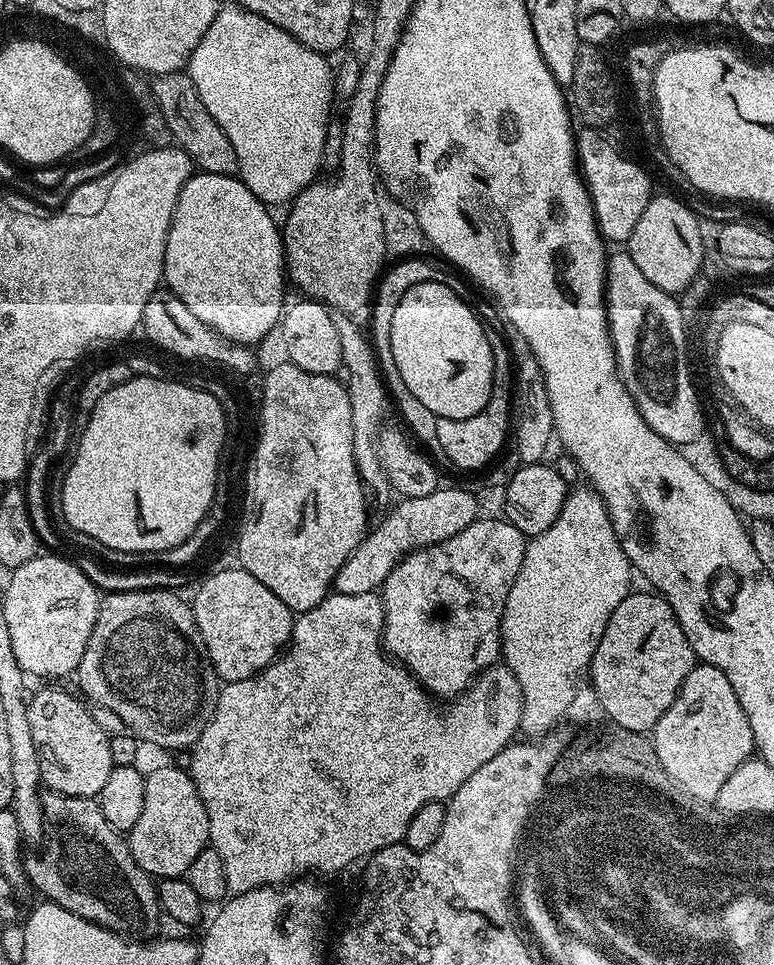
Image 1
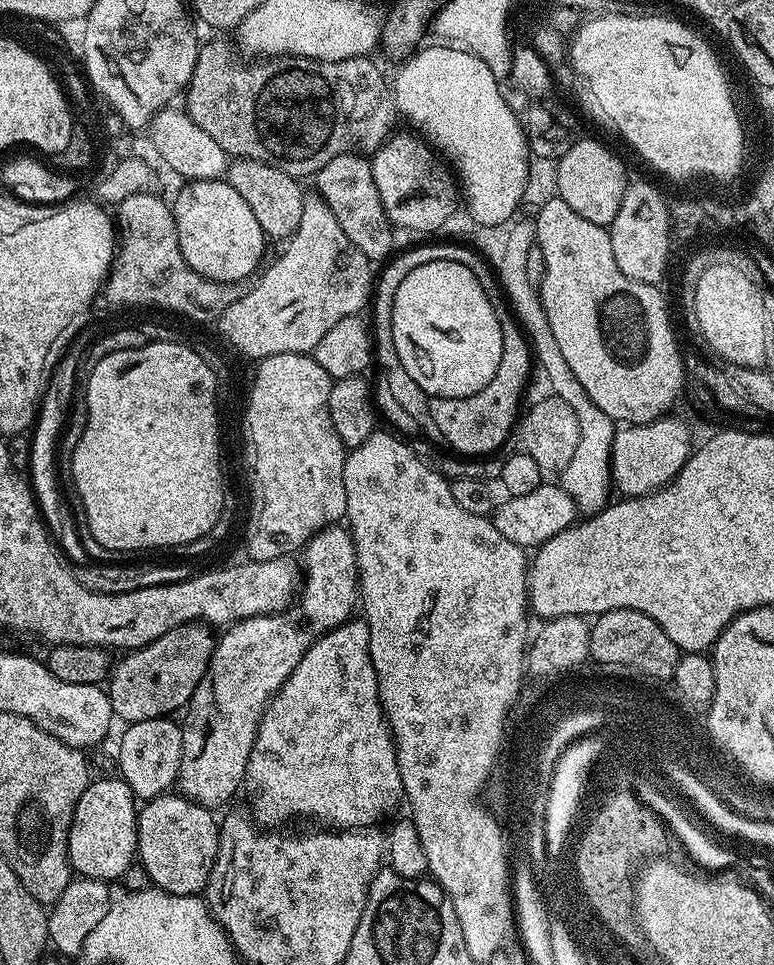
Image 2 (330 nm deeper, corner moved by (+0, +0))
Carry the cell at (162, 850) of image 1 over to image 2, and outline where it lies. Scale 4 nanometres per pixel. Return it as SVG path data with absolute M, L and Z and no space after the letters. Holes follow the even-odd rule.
M344 526L324 528L308 539L302 549L302 587L290 608L271 612L269 616L255 616L225 627L215 641L212 657L200 685L194 690L186 708L188 717L182 720L182 762L180 763L179 795L200 804L203 808L219 810L232 800L232 795L245 783L250 754L258 734L260 719L268 708L268 701L290 678L294 666L302 662L302 654L310 650L320 636L345 624L358 608L358 569L356 547L351 531Z

